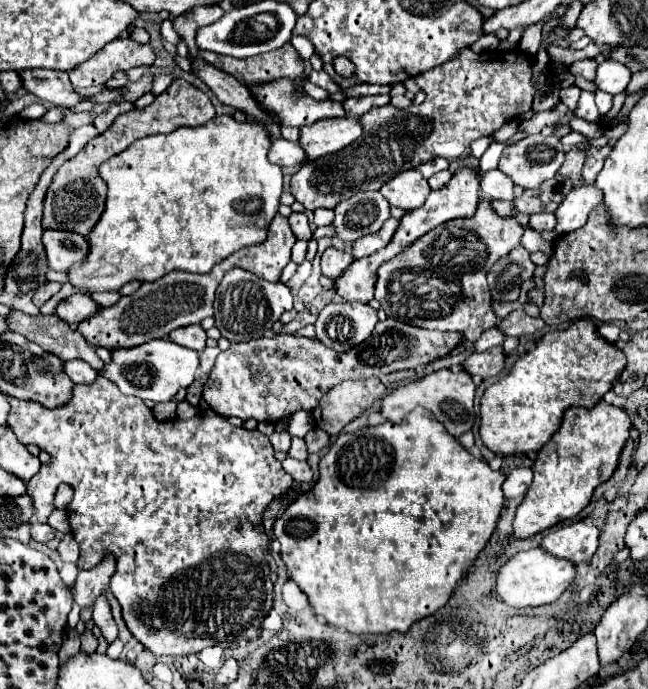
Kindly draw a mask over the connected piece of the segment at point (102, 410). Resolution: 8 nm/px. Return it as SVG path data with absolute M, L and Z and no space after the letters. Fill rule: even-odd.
M99 376L93 384L77 384L73 388L73 400L61 408L41 408L37 402L21 402L15 398L9 398L11 410L7 418L7 426L15 432L17 440L25 446L35 444L41 450L51 454L49 464L41 464L41 470L27 482L27 494L33 498L35 506L35 518L37 522L47 522L47 518L53 512L53 498L57 492L57 486L67 482L75 492L79 502L71 502L67 506L67 516L71 522L71 534L79 544L79 568L95 568L95 564L101 564L101 560L107 554L113 554L117 568L115 574L111 576L111 592L121 604L123 620L129 628L129 632L155 656L187 656L187 654L197 654L203 648L209 646L221 646L221 648L231 648L239 642L249 642L259 638L261 634L261 624L265 616L269 614L273 606L273 580L271 580L271 568L269 562L265 564L265 548L263 546L263 512L265 508L275 500L287 494L293 486L293 478L281 468L281 462L275 460L273 448L269 444L269 438L261 434L259 430L245 430L245 428L235 428L227 422L227 418L217 416L213 410L205 410L203 414L197 414L193 420L167 420L161 422L153 416L153 412L143 404L143 400L137 400L135 396L125 396L117 388L115 382L111 382L105 376Z

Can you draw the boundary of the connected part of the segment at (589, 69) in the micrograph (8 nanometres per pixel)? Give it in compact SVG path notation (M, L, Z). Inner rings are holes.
M579 60L567 68L573 76L583 76L585 80L593 80L595 76L595 60Z

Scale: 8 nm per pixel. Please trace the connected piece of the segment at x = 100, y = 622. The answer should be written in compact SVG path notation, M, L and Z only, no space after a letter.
M99 596L99 600L93 606L93 622L101 630L101 634L105 636L105 640L109 644L117 638L117 626L115 626L115 620L111 616L111 610L109 610L105 596Z

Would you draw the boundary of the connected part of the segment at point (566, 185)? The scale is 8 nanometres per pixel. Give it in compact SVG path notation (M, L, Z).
M557 174L541 188L537 190L525 190L521 200L515 200L515 208L521 214L537 214L537 212L555 212L557 206L563 202L563 198L573 190L573 184L569 178Z

